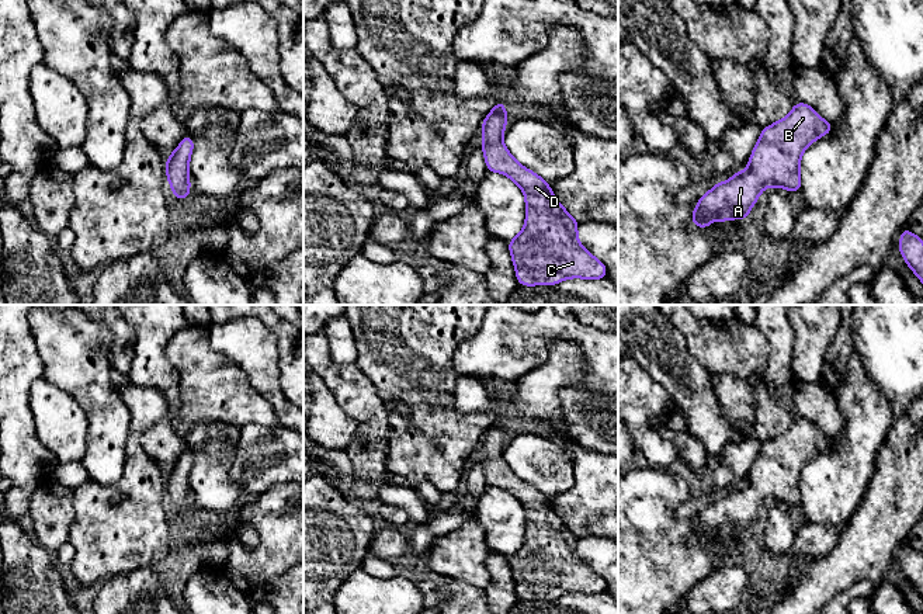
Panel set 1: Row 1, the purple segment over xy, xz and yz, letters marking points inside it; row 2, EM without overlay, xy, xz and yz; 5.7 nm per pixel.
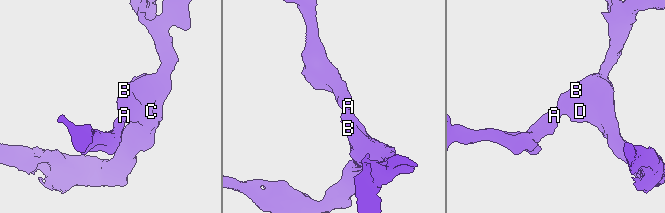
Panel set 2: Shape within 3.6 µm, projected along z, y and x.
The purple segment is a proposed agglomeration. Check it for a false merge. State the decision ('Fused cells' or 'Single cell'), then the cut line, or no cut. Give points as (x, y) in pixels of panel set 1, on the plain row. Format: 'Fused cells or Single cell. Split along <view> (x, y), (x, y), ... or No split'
Single cell. No split

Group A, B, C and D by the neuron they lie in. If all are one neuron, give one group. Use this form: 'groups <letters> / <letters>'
groups A B C D

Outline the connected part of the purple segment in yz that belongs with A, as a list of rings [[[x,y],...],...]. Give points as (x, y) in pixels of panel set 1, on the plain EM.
[[[797,416],[791,427],[763,443],[753,461],[747,483],[728,496],[716,496],[697,517],[691,537],[708,542],[714,535],[749,533],[752,521],[767,502],[781,502],[791,509],[801,506],[801,471],[833,437],[819,431],[813,422]]]

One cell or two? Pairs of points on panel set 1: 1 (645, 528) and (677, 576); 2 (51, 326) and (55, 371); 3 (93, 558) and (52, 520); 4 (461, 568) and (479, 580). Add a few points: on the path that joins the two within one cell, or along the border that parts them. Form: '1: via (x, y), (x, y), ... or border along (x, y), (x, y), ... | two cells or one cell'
1: via (645, 540), (645, 544), (666, 565) | one cell
2: via (56, 337), (56, 360) | one cell
3: border along (73, 503), (73, 520), (68, 540) | two cells
4: via (465, 568), (475, 576) | one cell

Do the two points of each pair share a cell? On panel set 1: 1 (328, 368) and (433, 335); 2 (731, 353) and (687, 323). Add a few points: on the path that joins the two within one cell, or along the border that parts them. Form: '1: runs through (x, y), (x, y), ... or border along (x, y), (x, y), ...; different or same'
1: border along (354, 363), (375, 388); different
2: runs through (719, 347), (698, 335); same

